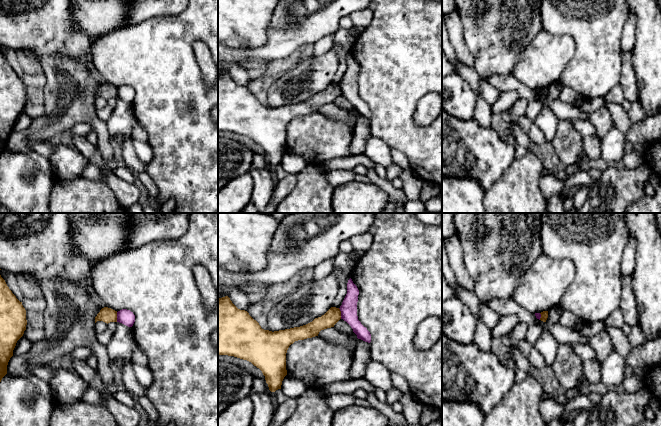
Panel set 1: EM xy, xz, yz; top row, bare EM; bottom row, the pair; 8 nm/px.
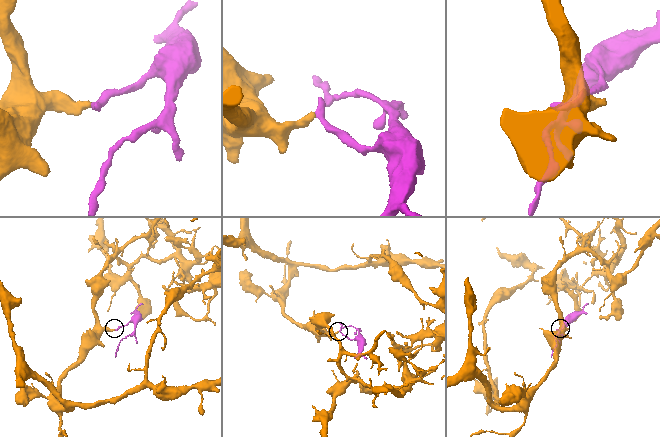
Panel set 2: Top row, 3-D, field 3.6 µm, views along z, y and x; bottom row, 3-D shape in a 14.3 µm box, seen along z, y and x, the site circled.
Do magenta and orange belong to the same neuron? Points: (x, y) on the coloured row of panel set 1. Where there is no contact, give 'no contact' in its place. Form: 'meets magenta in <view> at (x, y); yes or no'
meets magenta in xz at (341, 313); no

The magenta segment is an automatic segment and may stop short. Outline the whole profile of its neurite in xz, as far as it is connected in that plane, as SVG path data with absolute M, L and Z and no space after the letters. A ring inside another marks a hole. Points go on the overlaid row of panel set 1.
M350 278L347 283L347 294L342 302L342 305L339 308L341 311L341 319L346 321L351 326L353 332L357 335L358 339L370 343L371 342L370 332L358 320L357 316L358 295L359 290L357 286L353 283L352 279Z

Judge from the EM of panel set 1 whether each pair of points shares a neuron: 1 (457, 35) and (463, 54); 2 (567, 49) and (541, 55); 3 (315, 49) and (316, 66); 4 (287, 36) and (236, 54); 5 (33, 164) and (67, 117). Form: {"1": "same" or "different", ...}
{"1": "same", "2": "same", "3": "different", "4": "same", "5": "different"}

